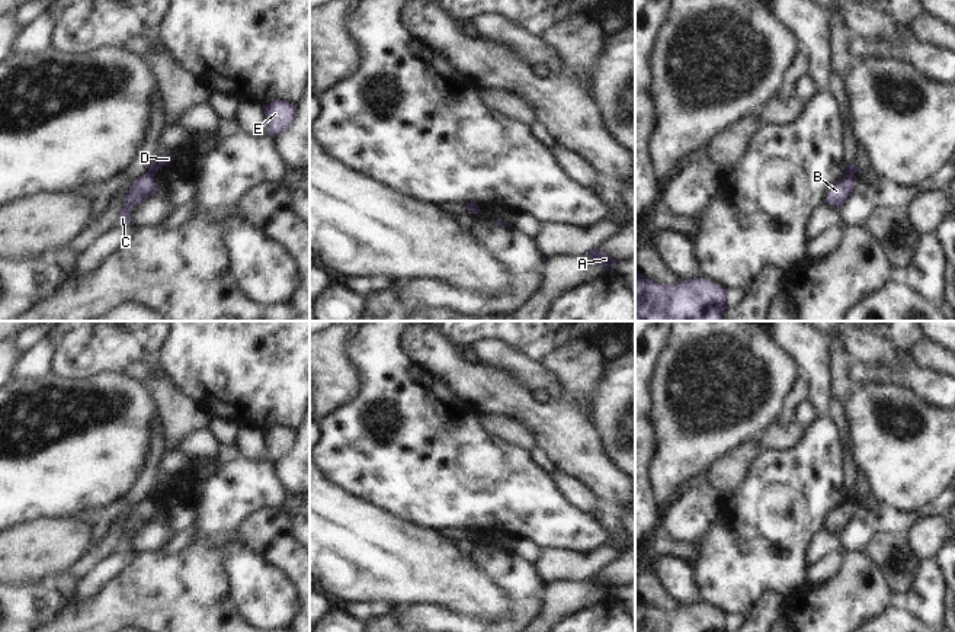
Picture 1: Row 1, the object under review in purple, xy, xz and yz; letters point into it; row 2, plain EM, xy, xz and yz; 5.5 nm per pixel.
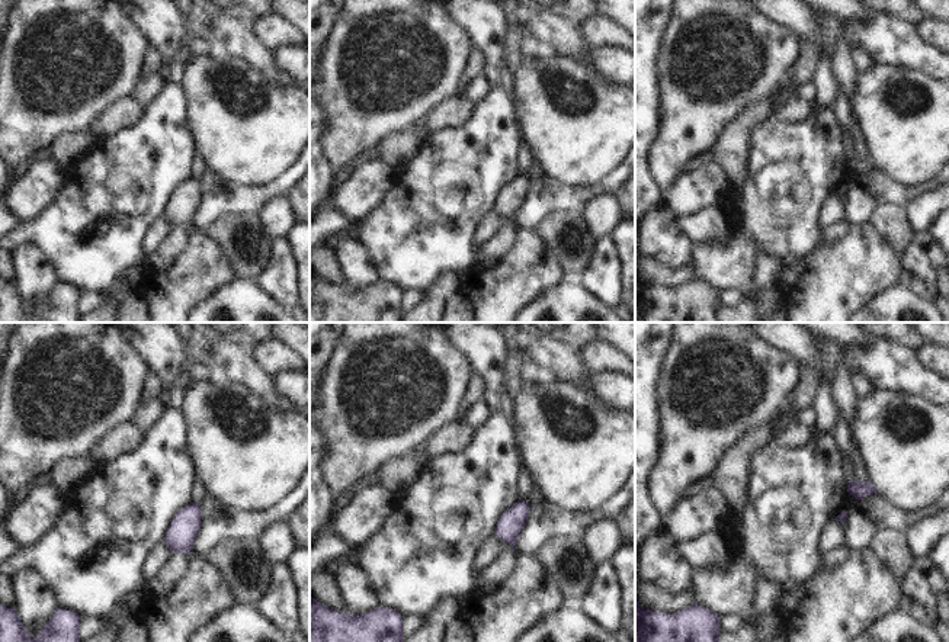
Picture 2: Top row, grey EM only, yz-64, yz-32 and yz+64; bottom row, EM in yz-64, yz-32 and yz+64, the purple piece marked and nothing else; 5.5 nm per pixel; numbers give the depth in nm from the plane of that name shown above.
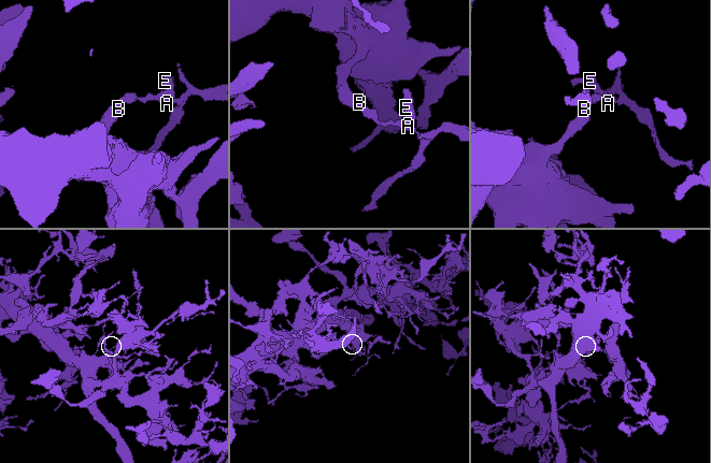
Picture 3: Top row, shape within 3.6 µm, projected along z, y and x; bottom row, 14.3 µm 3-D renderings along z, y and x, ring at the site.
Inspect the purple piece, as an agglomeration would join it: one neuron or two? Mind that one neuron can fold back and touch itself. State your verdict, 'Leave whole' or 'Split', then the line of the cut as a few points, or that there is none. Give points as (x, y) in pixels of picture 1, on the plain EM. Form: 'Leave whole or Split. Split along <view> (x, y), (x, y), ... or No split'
Split. Split along xy (148, 497), (153, 501)

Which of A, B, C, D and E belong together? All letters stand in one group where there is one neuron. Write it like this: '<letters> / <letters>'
A D E / B C

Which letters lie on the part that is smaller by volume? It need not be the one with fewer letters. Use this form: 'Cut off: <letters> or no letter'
Cut off: A, D, E

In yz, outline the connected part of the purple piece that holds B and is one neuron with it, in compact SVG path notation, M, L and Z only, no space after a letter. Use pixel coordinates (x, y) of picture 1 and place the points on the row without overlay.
M846 498L827 516L824 527L842 536L845 527L852 520L852 517L853 517L853 501Z

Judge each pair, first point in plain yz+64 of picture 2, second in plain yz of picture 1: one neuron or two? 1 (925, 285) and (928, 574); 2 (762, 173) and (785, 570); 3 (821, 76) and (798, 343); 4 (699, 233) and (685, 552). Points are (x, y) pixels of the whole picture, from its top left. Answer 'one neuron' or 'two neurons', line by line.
1: one neuron
2: one neuron
3: one neuron
4: one neuron

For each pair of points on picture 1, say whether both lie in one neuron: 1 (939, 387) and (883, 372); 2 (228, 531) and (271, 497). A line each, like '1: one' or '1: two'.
1: one
2: one

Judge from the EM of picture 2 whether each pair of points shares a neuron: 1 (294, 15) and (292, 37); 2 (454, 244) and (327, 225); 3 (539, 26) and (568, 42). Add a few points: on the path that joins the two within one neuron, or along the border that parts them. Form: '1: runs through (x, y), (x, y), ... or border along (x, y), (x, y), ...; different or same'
1: border along (278, 15), (294, 26); different
2: border along (349, 225), (334, 233), (324, 243); different
3: runs through (547, 26), (561, 35); same

